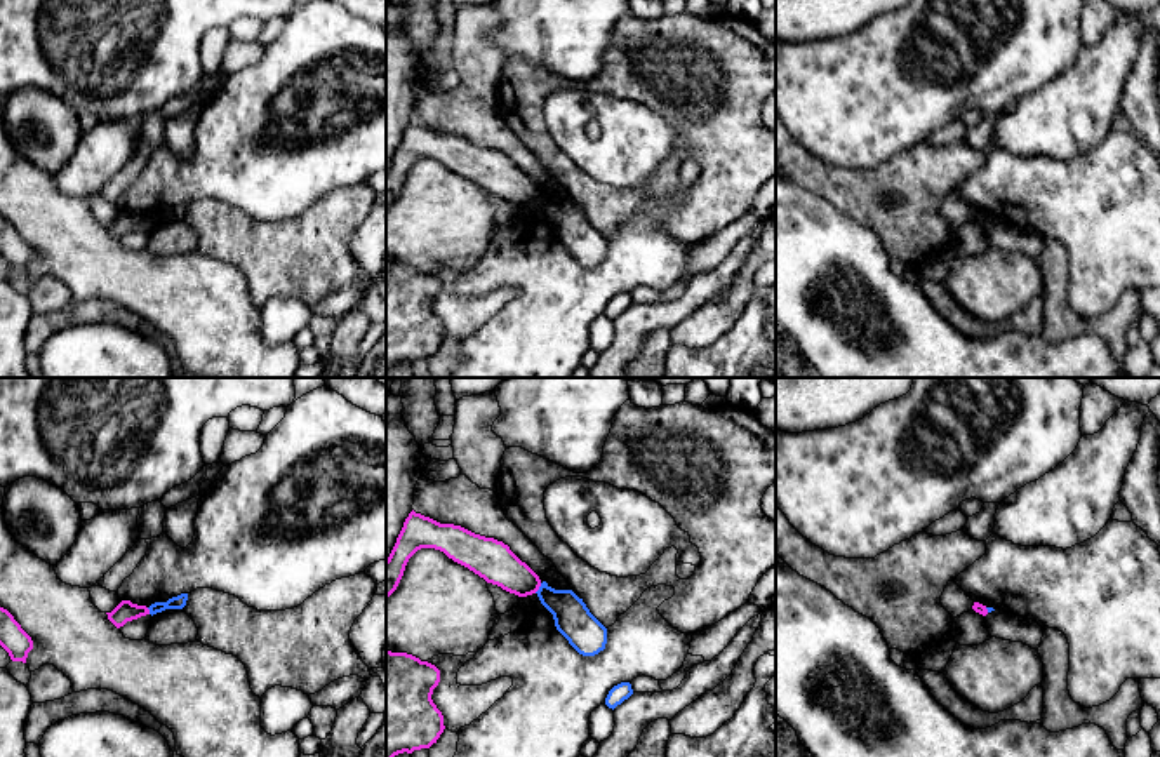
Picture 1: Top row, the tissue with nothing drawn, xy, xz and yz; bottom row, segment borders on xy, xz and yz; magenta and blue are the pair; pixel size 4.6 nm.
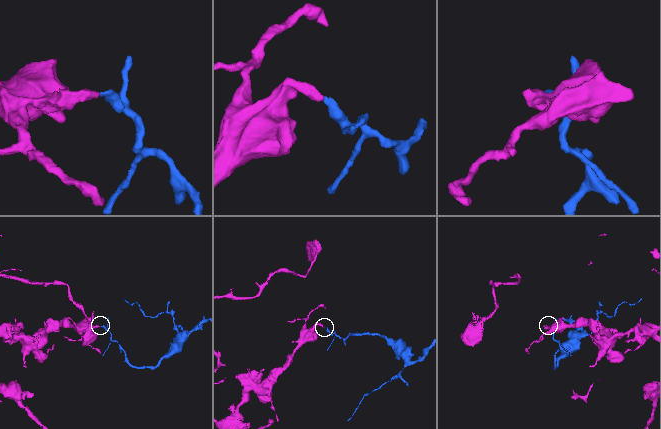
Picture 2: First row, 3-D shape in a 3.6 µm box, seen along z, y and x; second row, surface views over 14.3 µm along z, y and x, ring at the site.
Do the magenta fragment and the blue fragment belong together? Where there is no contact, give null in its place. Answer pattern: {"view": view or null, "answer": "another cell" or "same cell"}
{"view": "xz", "answer": "another cell"}

